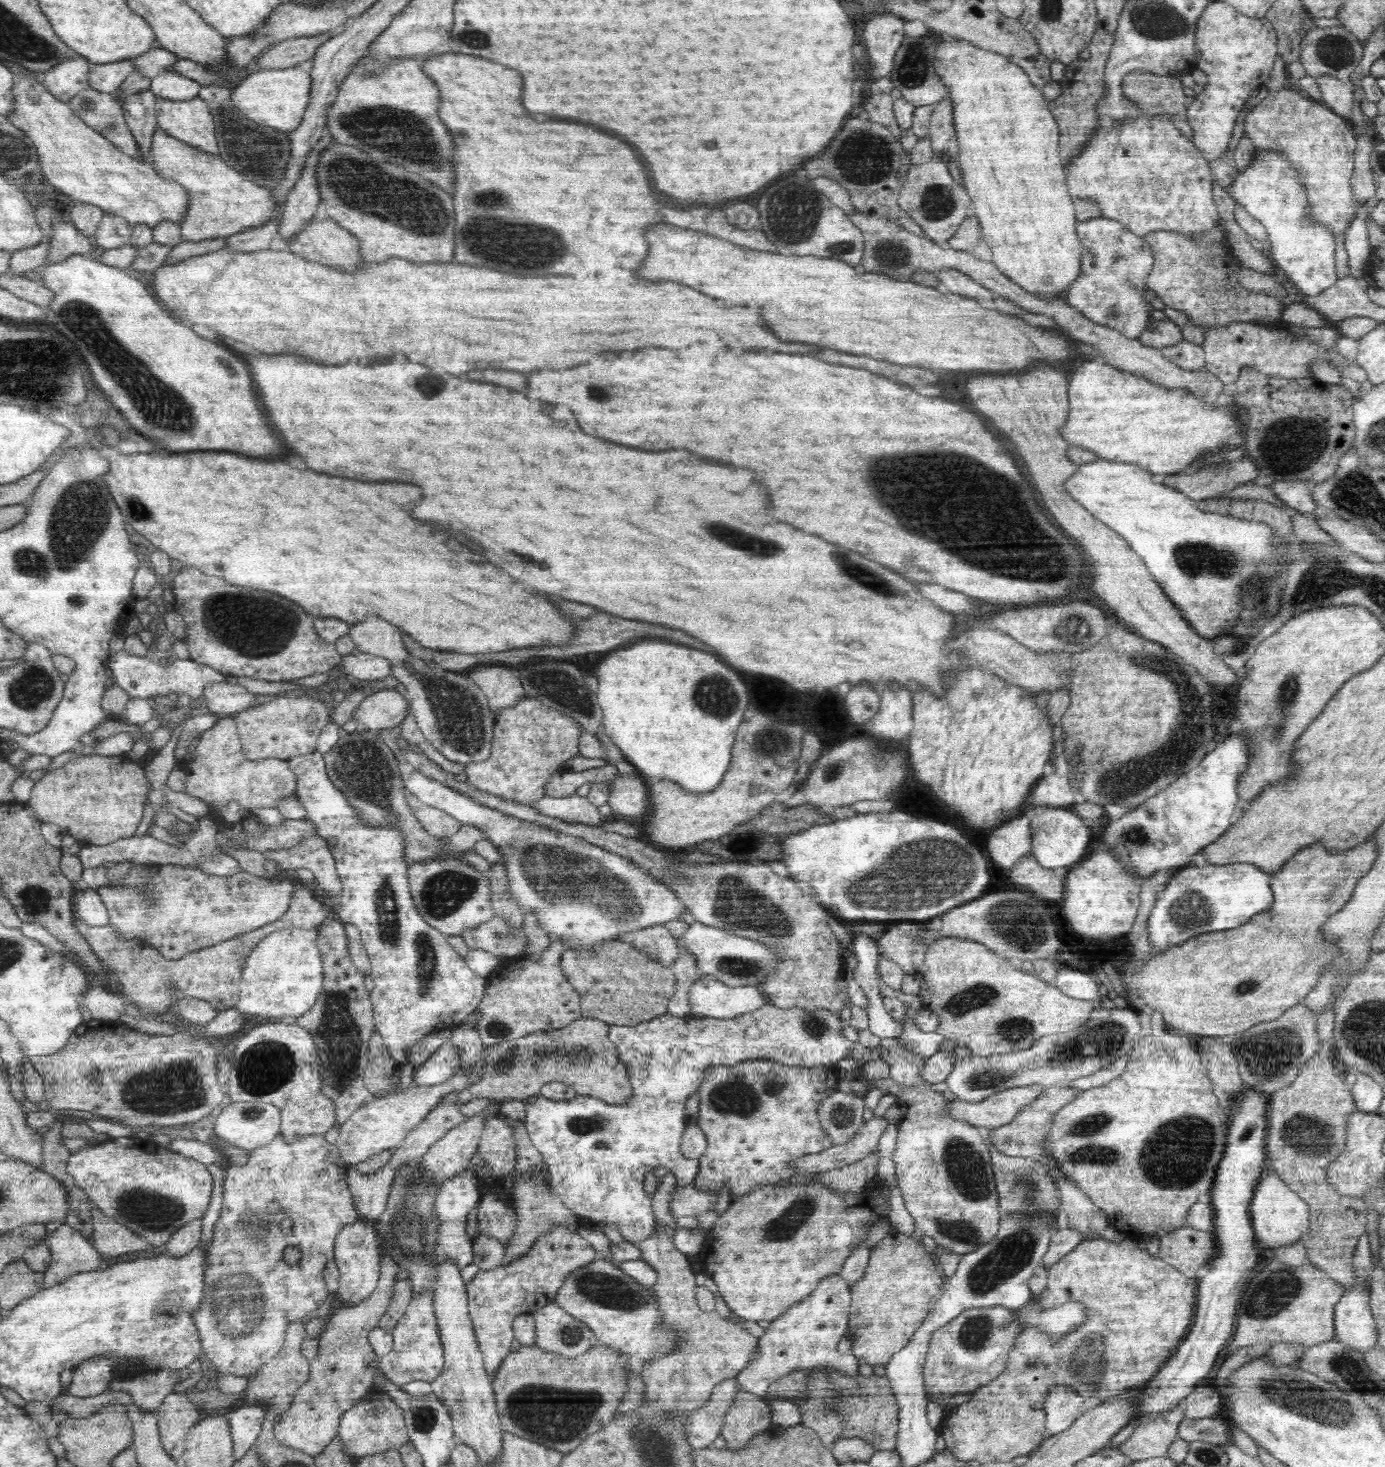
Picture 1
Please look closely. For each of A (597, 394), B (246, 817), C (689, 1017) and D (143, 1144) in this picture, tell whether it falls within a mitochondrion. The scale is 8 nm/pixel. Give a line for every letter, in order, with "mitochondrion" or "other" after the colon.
A: mitochondrion
B: other
C: other
D: other

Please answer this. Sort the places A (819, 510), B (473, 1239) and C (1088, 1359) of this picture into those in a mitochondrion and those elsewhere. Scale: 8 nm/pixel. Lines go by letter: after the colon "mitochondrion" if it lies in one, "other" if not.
A: other
B: other
C: mitochondrion

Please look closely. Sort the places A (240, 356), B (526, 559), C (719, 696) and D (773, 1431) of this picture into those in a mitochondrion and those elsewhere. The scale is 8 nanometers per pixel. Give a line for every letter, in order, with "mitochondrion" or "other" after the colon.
A: other
B: other
C: mitochondrion
D: other

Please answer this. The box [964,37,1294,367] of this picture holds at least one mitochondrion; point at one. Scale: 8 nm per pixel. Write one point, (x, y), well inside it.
(1118, 258)

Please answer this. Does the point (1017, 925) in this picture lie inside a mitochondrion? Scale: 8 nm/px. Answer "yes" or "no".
yes

